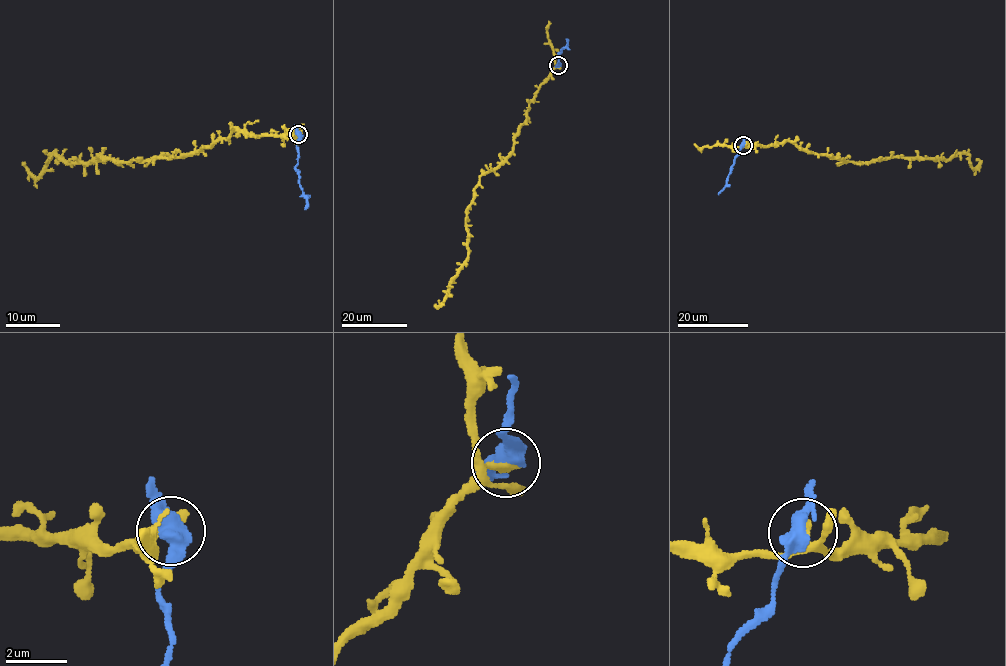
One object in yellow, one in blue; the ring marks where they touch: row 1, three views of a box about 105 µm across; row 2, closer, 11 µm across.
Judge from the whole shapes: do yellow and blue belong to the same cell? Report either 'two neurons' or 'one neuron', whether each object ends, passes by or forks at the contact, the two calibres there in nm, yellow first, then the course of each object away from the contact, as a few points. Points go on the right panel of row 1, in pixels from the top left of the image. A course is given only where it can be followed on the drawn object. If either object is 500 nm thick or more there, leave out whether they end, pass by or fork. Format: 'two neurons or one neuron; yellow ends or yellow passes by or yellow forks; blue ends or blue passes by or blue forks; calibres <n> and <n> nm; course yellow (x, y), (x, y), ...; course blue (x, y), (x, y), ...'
two neurons; calibres 440 and 550 nm; course yellow (743, 144), (792, 140), (802, 150), (849, 162), (950, 159), (967, 154), (974, 168), (976, 159); course blue (743, 144), (725, 187), (718, 194)

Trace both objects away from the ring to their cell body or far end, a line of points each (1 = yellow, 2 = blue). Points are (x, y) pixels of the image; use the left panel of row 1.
1: (298, 134), (234, 128), (197, 151), (117, 163), (51, 155), (38, 177), (24, 162)
2: (298, 134), (295, 171), (306, 199), (305, 209)

